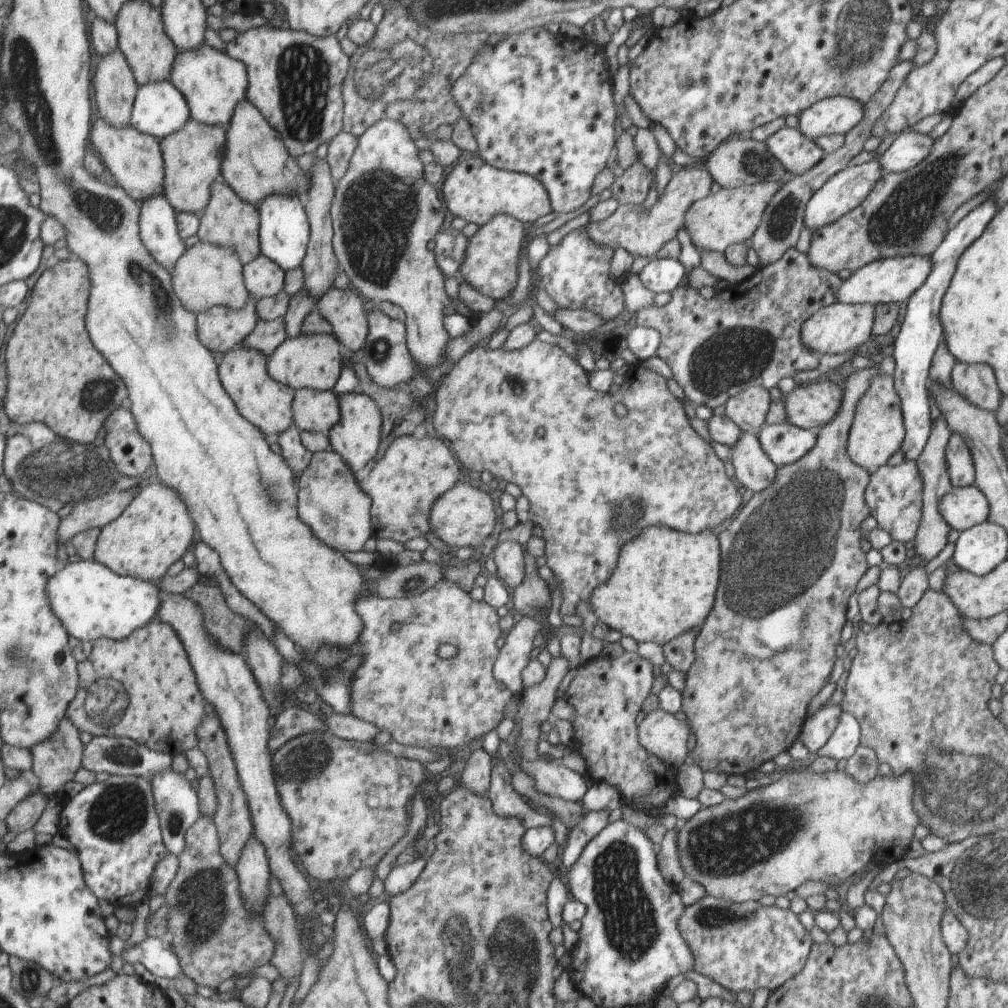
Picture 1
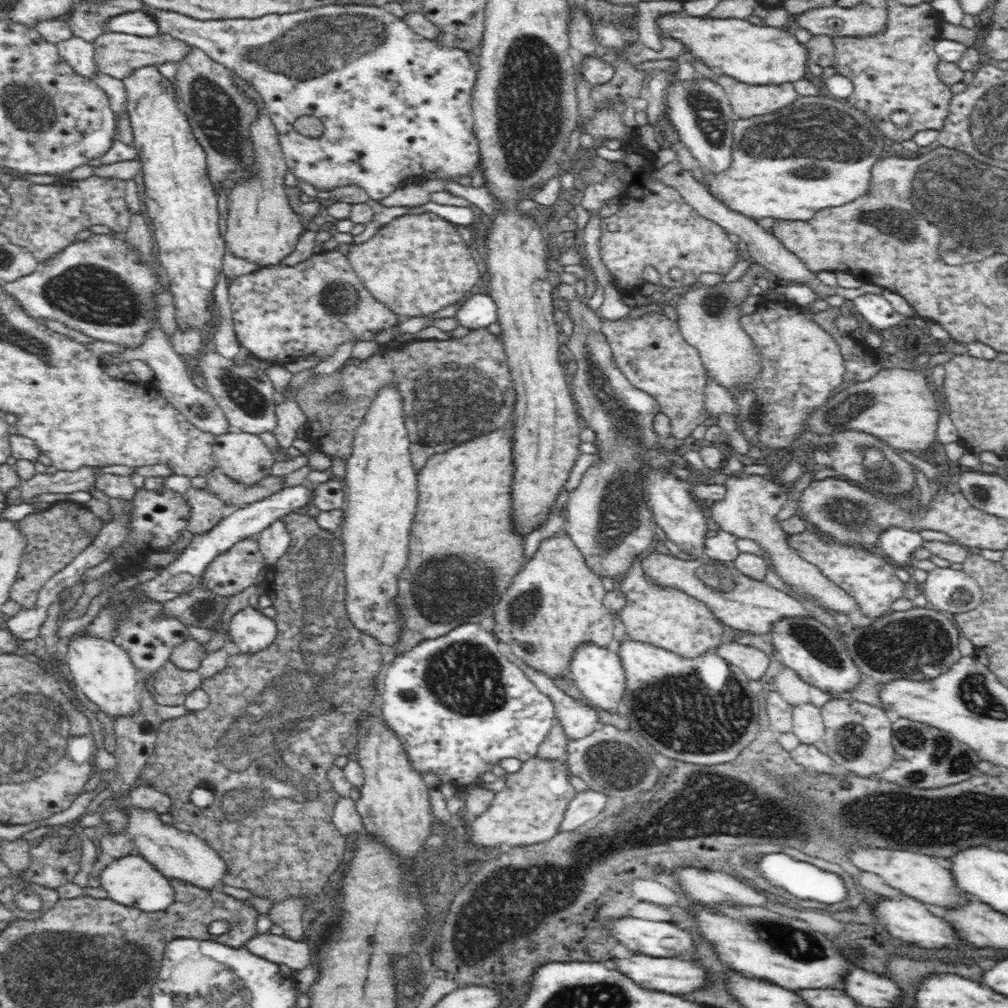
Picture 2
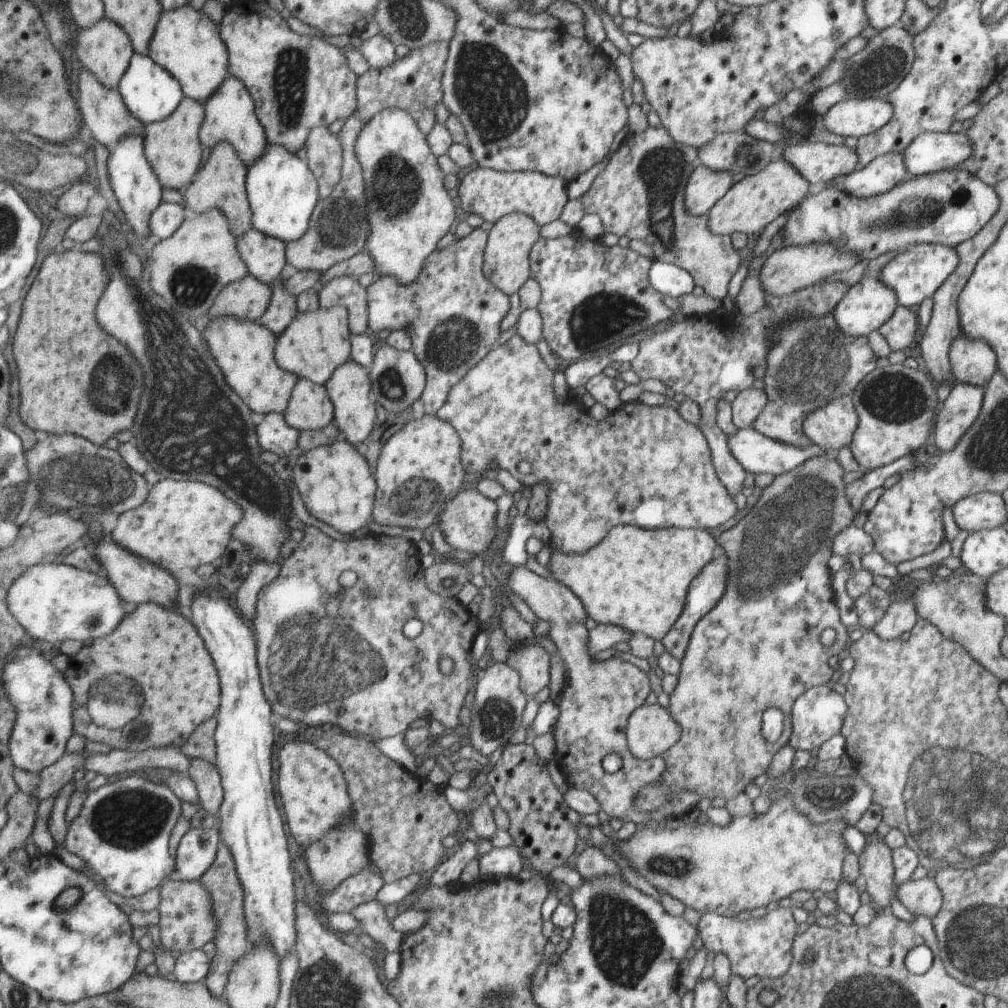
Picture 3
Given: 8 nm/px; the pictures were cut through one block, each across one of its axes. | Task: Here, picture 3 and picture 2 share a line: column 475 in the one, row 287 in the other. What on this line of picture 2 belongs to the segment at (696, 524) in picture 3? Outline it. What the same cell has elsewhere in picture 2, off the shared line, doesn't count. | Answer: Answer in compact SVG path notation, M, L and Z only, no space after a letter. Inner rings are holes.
M432 212L397 217L370 239L347 248L350 262L370 294L407 318L428 316L460 301L481 278L454 223Z

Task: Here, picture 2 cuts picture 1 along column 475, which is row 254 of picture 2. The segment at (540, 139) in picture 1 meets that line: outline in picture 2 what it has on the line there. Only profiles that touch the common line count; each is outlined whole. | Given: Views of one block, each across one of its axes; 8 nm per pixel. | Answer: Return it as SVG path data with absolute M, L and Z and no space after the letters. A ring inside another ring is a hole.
M94 233L85 241L66 246L66 250L62 250L62 254L58 254L57 257L40 262L32 274L14 282L1 284L3 292L6 292L30 318L58 321L96 341L115 342L134 349L143 343L145 334L150 332L150 328L158 320L158 306L155 304L158 296L164 292L158 277L150 270L152 262L150 260L148 264L141 260L135 248L125 244L123 234Z

